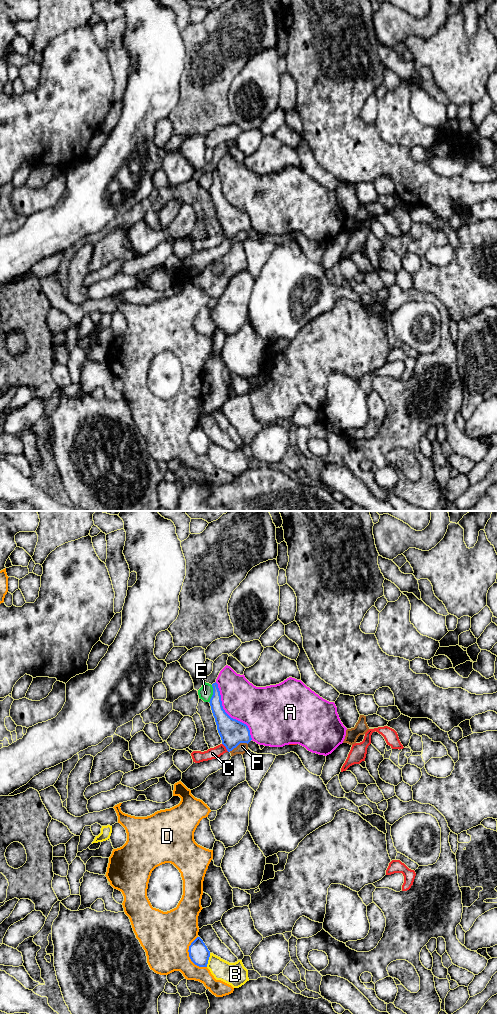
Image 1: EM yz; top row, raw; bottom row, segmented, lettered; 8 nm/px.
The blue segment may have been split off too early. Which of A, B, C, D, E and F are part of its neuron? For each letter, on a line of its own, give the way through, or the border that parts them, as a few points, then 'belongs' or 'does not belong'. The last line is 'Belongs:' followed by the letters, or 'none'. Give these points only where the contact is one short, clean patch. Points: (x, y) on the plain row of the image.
A: does not belong
B: does not belong
C: border yz (222, 231), (228, 239); does not belong
D: does not belong
E: does not belong
F: border yz (247, 231), (239, 231), (229, 239); does not belong
Belongs: none

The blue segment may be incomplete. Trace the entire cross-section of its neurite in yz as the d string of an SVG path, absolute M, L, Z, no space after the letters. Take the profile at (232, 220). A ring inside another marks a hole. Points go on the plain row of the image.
M212 172L213 183L210 187L210 194L215 206L218 221L222 232L230 240L240 231L249 231L252 226L248 214L236 207L231 206L223 197L218 172Z

